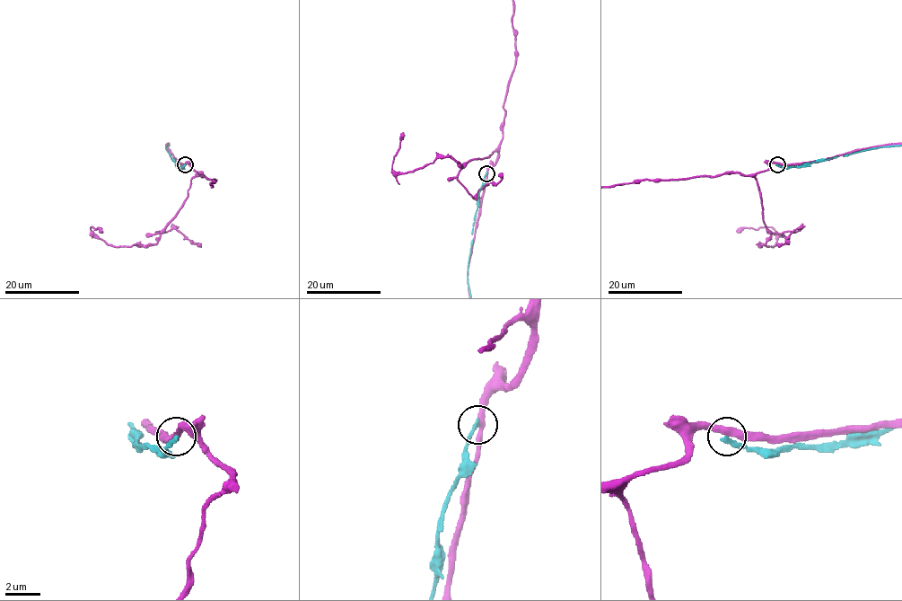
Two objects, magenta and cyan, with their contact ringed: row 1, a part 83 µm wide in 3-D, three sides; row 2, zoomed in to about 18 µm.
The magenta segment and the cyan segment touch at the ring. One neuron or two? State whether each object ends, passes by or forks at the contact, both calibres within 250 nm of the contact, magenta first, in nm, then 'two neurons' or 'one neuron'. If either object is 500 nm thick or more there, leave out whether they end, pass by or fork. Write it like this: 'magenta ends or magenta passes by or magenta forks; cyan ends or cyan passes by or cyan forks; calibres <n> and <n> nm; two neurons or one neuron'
magenta passes by; cyan ends; calibres 360 and 240 nm; two neurons

